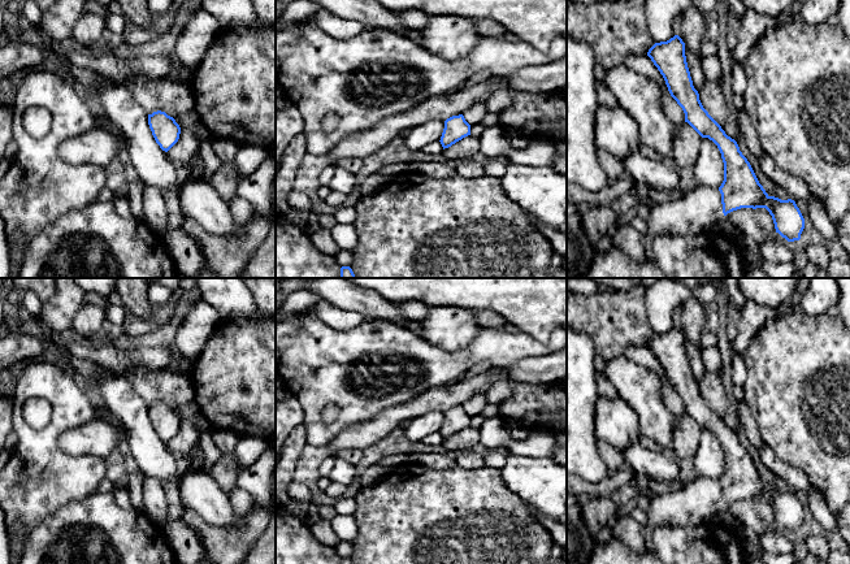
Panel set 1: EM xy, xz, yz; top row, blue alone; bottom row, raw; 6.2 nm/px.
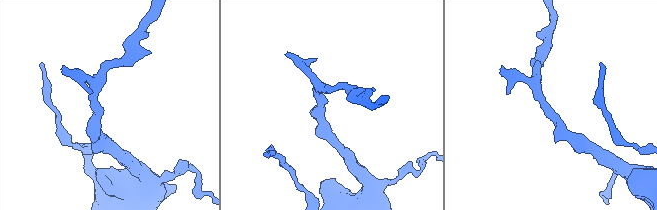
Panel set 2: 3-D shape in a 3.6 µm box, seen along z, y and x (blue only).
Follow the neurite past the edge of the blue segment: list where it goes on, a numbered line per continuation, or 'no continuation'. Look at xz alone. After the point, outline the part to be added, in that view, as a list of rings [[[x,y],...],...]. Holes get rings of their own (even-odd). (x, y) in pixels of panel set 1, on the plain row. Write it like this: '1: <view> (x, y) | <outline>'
no continuation

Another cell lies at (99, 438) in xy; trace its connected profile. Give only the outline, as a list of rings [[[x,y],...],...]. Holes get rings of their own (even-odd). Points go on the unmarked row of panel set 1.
[[[96,418],[74,430],[66,430],[60,435],[60,448],[70,456],[92,455],[107,459],[125,442],[120,424],[112,425]]]

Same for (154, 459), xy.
[[[100,376],[94,378],[100,387],[104,409],[108,411],[121,425],[125,442],[127,443],[136,464],[138,469],[146,477],[155,477],[161,482],[177,478],[175,486],[178,489],[178,476],[175,473],[175,459],[168,450],[166,443],[156,434],[152,422],[148,416],[148,405],[133,389],[129,381],[123,378],[108,378]]]

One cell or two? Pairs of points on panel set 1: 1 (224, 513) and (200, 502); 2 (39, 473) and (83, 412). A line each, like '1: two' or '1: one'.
1: one
2: one

